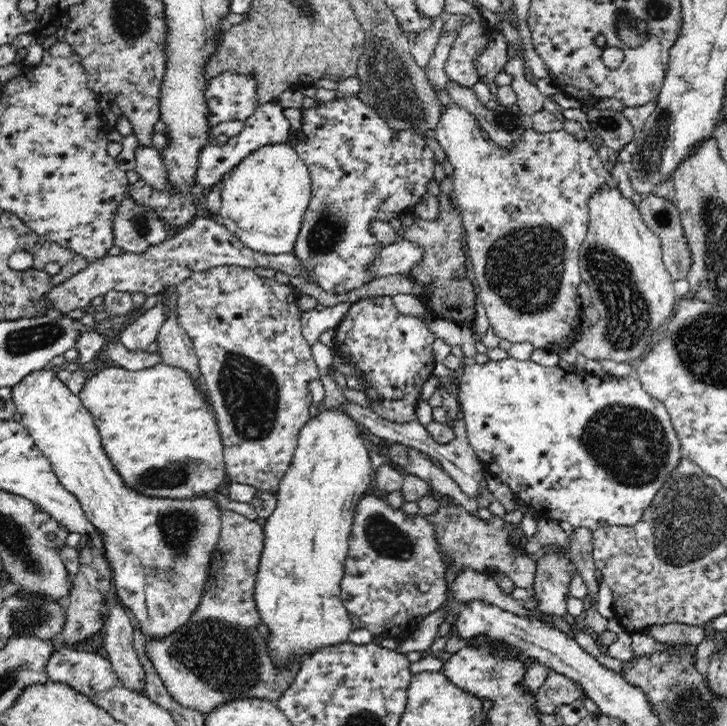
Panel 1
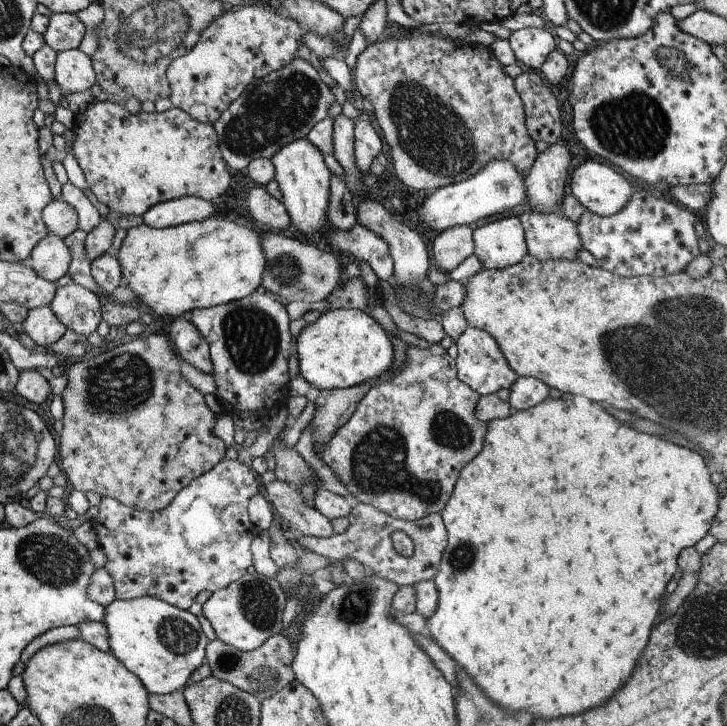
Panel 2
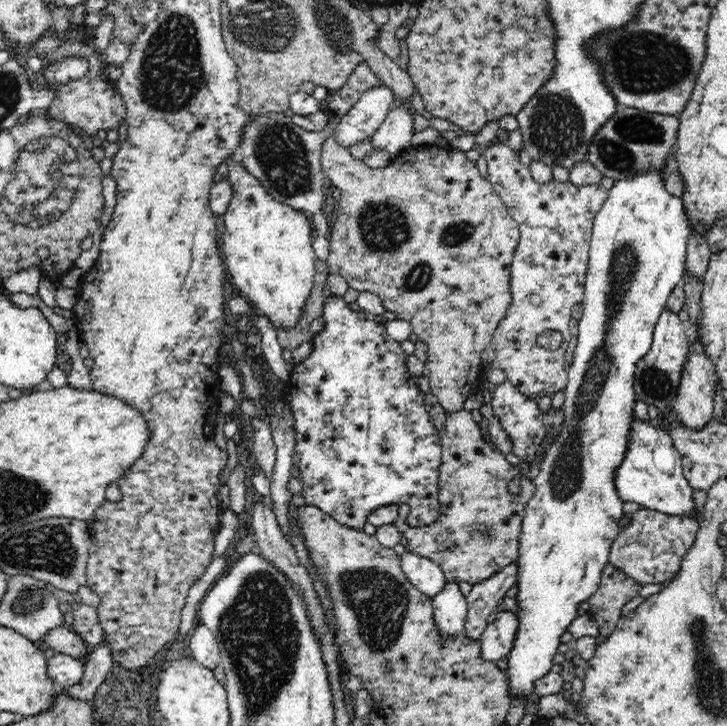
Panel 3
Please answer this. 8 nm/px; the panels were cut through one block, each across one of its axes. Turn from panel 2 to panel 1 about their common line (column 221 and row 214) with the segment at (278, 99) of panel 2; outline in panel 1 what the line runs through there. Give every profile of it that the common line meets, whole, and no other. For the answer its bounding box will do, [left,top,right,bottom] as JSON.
[113,193,168,254]

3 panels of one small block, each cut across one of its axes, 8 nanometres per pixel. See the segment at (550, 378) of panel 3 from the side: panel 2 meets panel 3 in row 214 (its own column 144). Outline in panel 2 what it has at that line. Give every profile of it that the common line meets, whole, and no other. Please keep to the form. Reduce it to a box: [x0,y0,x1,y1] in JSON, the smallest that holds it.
[90,458,261,610]

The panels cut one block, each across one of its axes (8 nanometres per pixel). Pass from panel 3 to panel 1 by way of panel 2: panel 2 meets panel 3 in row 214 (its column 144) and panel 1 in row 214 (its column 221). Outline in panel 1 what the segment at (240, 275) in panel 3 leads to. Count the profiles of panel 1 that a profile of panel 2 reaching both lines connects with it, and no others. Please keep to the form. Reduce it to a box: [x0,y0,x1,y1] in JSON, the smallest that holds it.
[216,141,312,253]

